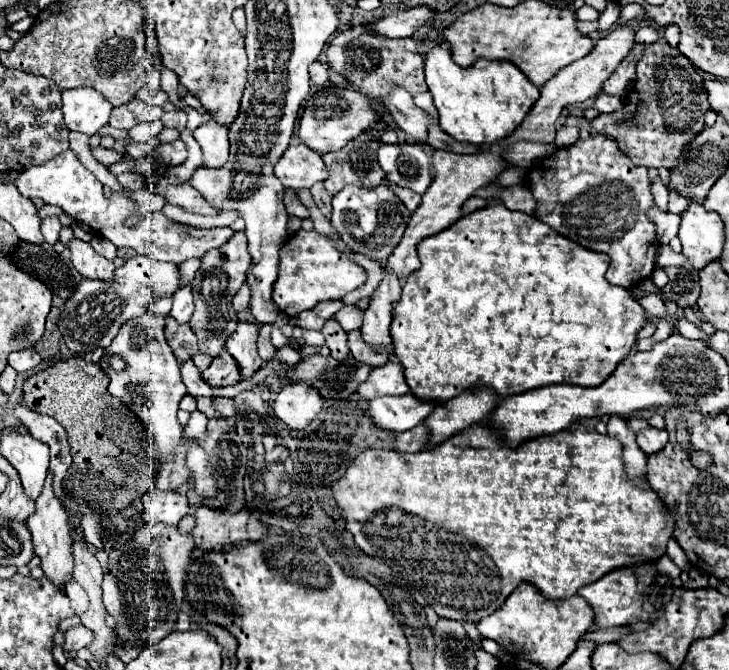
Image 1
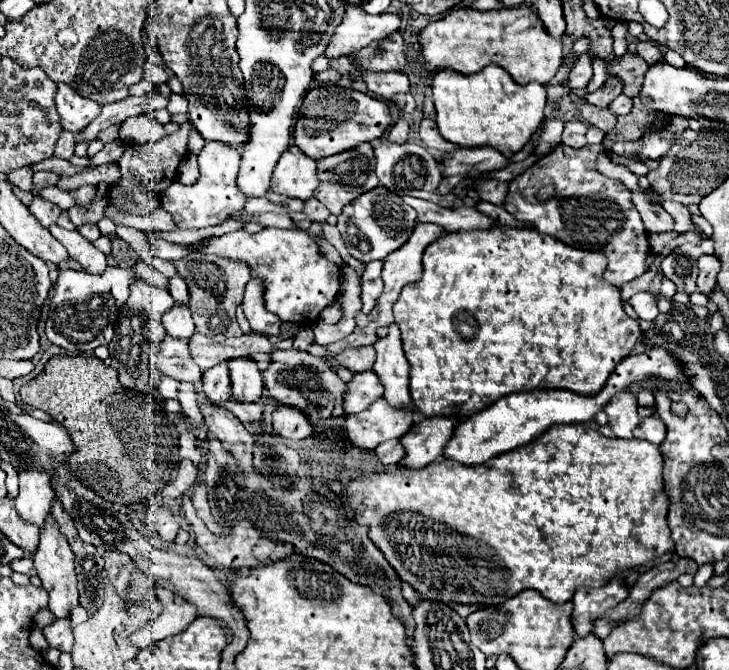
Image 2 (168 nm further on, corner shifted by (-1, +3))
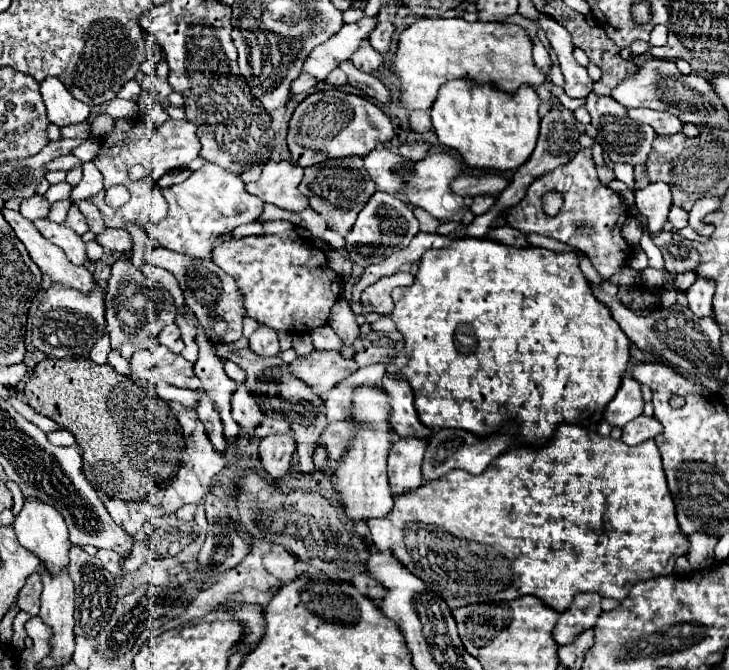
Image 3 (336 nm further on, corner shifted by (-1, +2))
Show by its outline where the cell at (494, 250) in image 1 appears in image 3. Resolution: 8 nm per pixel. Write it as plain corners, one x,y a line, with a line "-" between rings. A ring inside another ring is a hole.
460,238
448,248
428,250
420,260
416,282
408,288
394,288
392,300
394,300
394,312
390,316
396,322
398,332
404,336
404,350
388,364
386,372
406,378
410,382
414,390
414,406
418,418
430,428
462,428
472,434
484,436
492,434
492,430
496,430
500,422
514,420
520,422
520,440
526,444
548,442
552,438
554,428
562,422
574,422
578,426
594,428
602,420
606,402
614,398
630,360
630,340
616,324
610,310
602,306
602,302
598,302
596,296
592,294
592,286
588,284
586,276
580,270
580,256
576,252
556,254
552,250
538,246
514,248
486,238

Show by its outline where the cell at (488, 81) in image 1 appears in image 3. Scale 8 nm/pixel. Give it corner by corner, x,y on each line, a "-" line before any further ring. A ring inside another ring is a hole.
468,78
446,82
432,106
432,126
438,140
456,150
466,166
516,170
532,154
540,128
540,96
534,86
520,86
514,94
504,94
492,84
478,84

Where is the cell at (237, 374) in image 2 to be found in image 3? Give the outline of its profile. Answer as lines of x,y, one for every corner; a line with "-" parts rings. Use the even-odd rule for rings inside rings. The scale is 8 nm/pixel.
244,382
238,384
236,394
232,394
232,416
242,426
242,436
246,438
252,436
252,428
256,428
264,420
254,394
244,386

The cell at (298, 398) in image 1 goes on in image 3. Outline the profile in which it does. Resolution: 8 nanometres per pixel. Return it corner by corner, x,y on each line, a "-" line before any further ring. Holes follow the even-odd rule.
292,432
270,434
268,438
260,440
260,460
272,478
280,478
290,470
294,454
296,442
292,438

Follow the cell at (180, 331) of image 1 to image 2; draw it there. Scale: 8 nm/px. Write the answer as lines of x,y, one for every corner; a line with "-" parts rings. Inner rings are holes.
164,337
158,347
154,367
166,377
172,377
176,381
198,383
202,379
200,367
192,361
188,353
188,339

